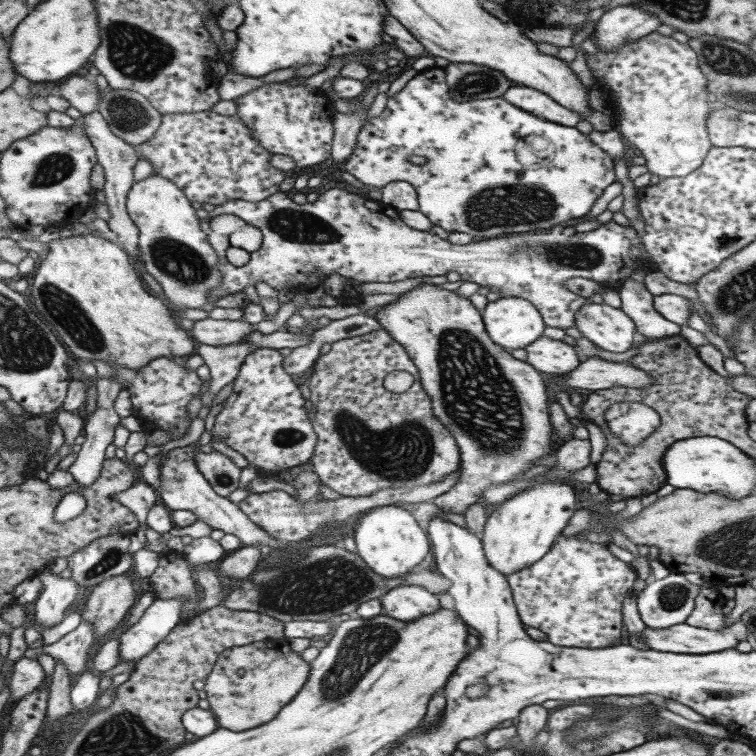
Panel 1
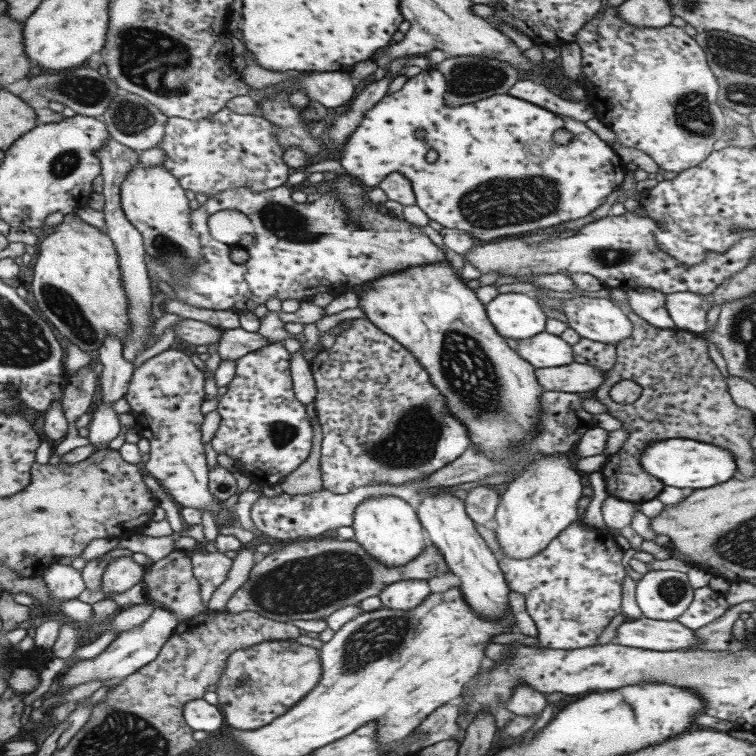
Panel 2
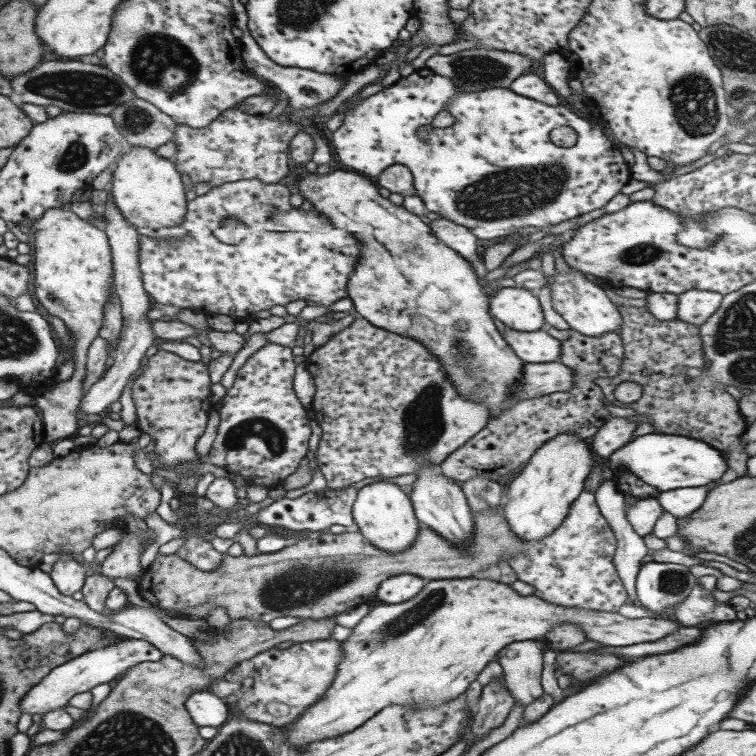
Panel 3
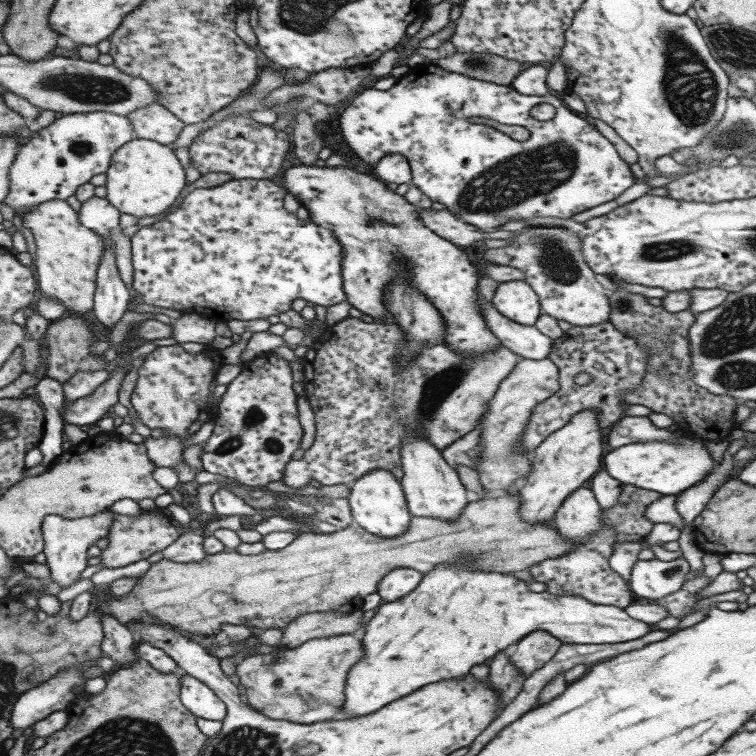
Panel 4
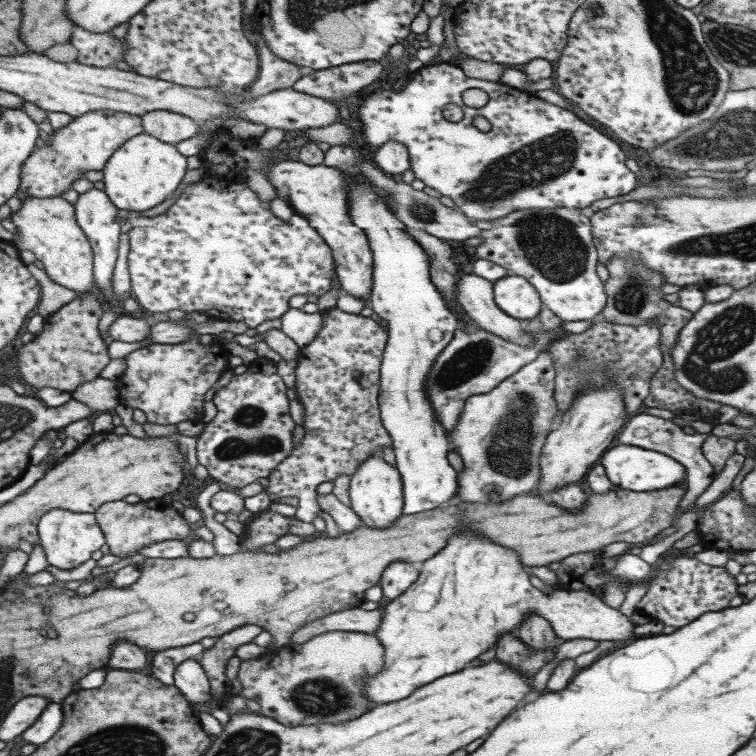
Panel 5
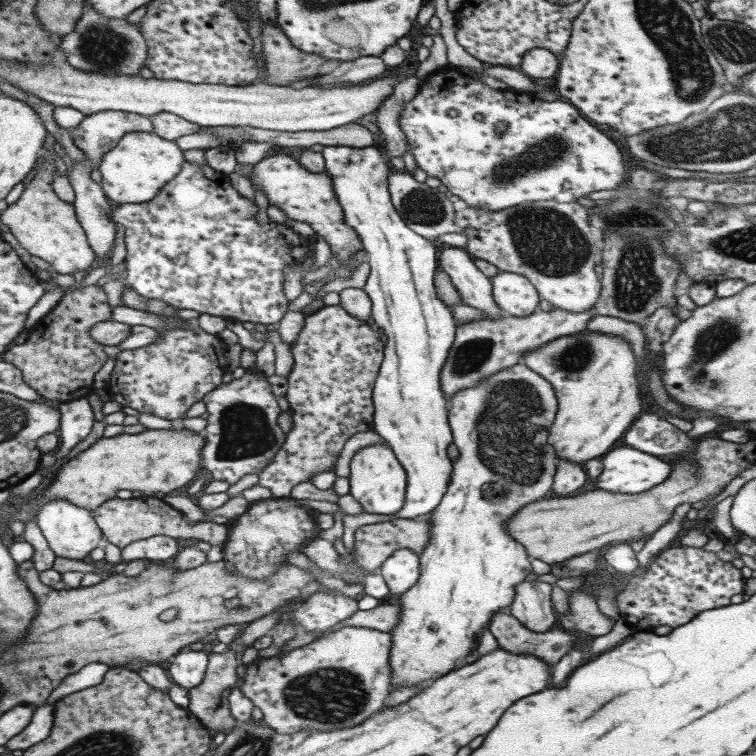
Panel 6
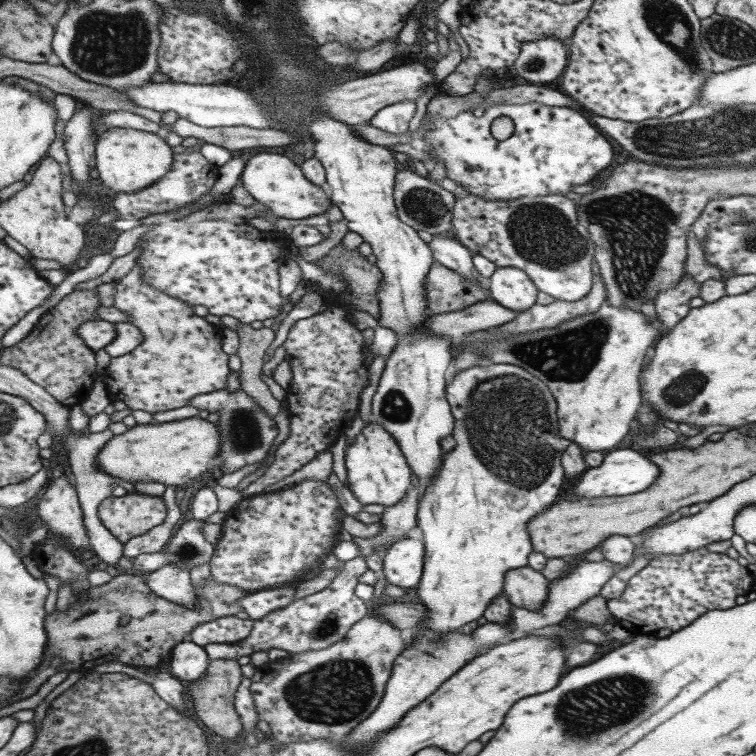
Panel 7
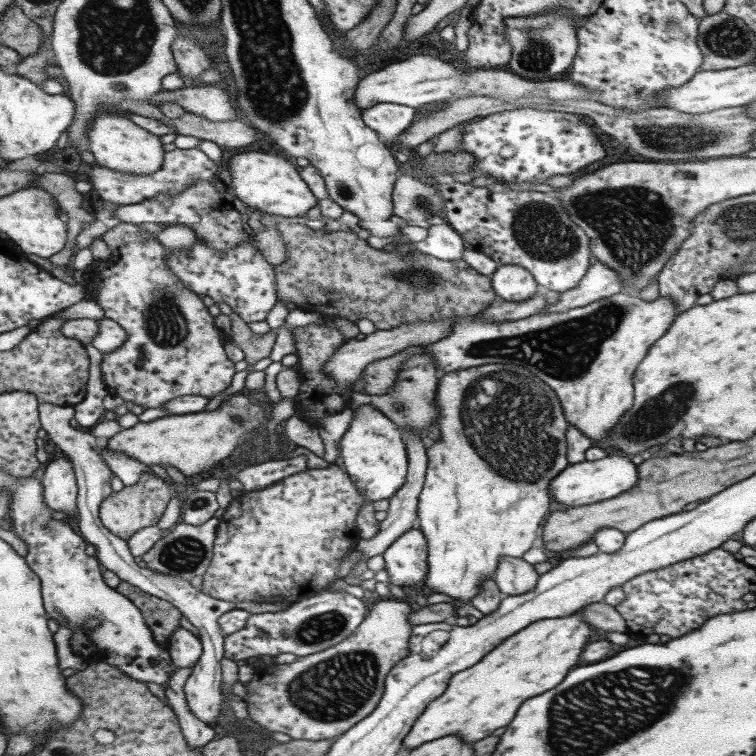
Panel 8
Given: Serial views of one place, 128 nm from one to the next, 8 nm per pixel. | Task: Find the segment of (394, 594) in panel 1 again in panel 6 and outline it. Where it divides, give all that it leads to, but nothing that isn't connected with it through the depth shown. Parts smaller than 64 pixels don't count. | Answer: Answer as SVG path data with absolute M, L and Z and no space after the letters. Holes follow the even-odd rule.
M408 548L393 551L380 564L379 573L391 594L403 594L418 579L418 555Z

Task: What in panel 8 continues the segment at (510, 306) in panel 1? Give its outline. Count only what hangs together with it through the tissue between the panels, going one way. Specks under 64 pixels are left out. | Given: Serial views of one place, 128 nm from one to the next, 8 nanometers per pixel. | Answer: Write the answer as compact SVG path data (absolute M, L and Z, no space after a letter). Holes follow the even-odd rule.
M499 265L489 278L497 298L506 301L527 300L540 290L531 274L517 265Z

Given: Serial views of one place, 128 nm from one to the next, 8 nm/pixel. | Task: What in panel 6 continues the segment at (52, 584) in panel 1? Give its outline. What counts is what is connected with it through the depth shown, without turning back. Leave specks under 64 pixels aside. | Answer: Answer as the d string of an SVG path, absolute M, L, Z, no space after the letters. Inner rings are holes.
M51 499L38 508L36 513L37 526L48 542L55 556L81 560L93 548L104 543L104 538L94 518L87 509L79 508L65 499Z

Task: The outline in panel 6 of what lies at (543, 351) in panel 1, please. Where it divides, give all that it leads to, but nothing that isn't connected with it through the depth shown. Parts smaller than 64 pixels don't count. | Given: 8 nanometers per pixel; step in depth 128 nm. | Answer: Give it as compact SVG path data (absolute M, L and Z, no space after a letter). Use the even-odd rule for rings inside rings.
M449 247L437 252L436 257L439 269L459 291L461 303L480 310L484 318L498 319L504 315L493 300L490 280L475 268L467 252Z

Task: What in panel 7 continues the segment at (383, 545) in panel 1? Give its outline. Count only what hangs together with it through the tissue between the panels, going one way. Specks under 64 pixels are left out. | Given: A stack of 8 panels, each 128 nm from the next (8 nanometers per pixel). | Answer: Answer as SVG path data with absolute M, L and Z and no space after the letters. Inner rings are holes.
M377 423L366 424L344 450L345 486L363 504L388 507L404 497L411 488L409 465L393 437Z

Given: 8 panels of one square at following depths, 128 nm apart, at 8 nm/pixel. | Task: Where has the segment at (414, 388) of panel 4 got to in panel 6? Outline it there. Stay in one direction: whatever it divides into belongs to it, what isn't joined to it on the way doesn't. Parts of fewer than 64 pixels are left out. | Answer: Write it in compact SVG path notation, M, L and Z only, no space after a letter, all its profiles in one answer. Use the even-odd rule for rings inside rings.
M338 304L333 306L324 306L317 309L314 313L305 315L303 319L303 326L299 330L295 342L291 343L291 356L293 359L293 366L286 376L287 390L284 394L288 402L288 410L291 416L291 428L285 433L283 444L279 447L279 450L272 456L272 459L262 468L262 472L257 475L257 485L269 489L270 496L274 499L282 499L289 497L291 489L301 482L311 482L312 476L319 474L320 472L333 469L335 460L339 454L343 443L355 432L365 432L366 430L374 430L372 425L372 388L380 362L382 361L382 343L377 337L376 331L361 320L357 320L354 316L347 314L343 308ZM557 307L548 311L536 308L522 317L503 315L498 319L483 318L456 326L453 343L439 373L439 384L446 402L450 402L450 396L457 390L472 387L494 372L519 363L523 353L537 350L559 336L582 331L595 315L594 307L578 313Z

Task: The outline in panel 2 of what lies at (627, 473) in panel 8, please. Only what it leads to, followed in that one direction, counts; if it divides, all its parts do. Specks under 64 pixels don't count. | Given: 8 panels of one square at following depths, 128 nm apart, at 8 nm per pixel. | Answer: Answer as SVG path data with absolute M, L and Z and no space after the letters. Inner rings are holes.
M685 437L651 441L640 454L639 464L647 475L659 480L664 486L675 488L704 489L731 480L736 470L732 454L724 448Z

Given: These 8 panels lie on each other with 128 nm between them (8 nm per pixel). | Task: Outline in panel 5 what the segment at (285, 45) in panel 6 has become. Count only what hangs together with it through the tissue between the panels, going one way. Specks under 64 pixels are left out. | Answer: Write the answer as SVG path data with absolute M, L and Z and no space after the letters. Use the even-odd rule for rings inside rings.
M256 36L253 41L258 52L259 70L257 78L248 86L249 97L289 88L302 77L301 67L275 56L261 36Z

